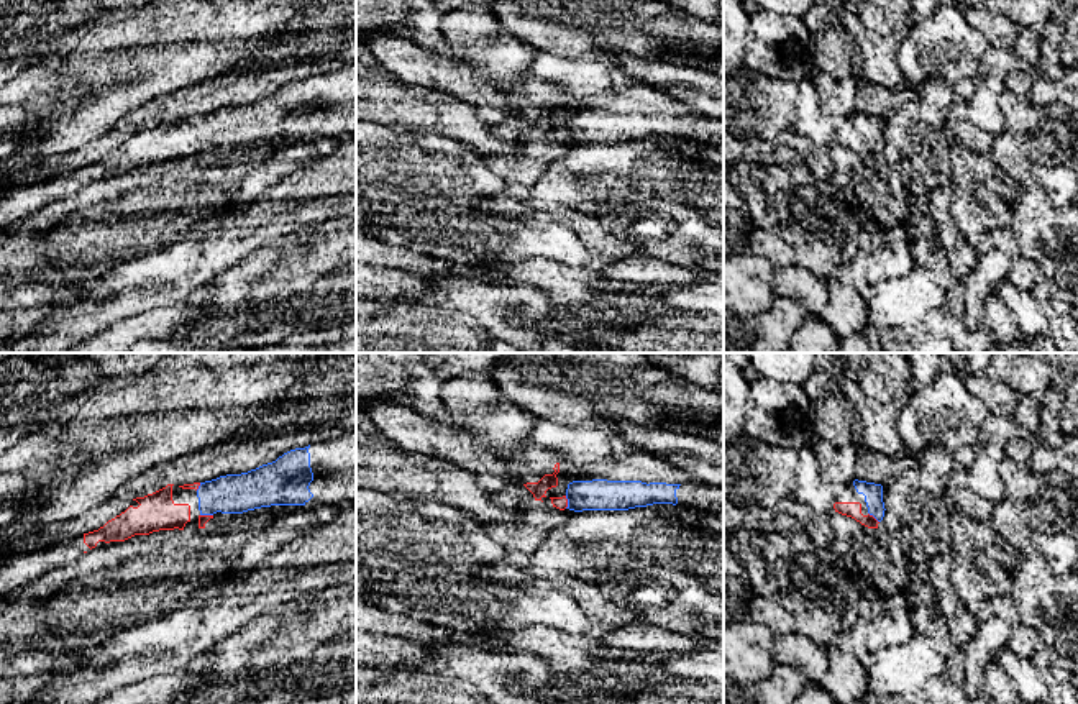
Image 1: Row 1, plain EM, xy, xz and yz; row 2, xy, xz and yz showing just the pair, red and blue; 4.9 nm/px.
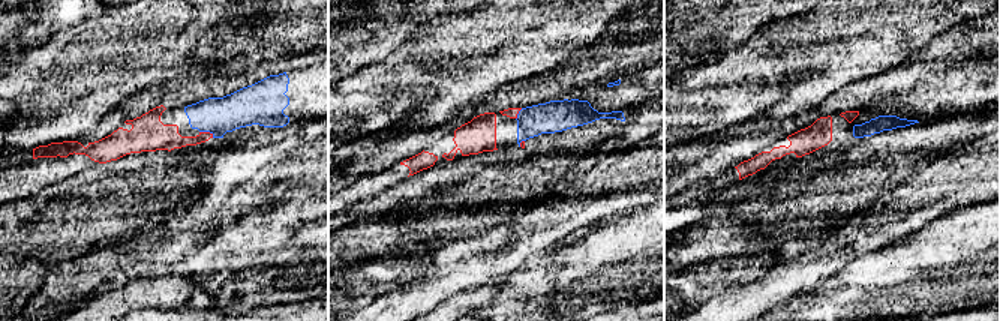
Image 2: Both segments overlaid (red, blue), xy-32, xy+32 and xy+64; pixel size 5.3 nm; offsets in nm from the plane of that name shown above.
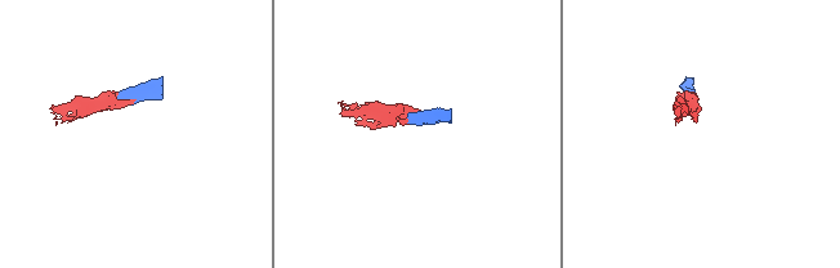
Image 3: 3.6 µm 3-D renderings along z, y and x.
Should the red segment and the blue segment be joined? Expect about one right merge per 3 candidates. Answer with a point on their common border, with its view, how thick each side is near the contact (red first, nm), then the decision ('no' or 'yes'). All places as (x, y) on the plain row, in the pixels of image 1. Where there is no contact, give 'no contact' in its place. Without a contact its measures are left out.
meets red in xz at (566, 135); 60 nm thick on the red side, 160 nm on the other; yes

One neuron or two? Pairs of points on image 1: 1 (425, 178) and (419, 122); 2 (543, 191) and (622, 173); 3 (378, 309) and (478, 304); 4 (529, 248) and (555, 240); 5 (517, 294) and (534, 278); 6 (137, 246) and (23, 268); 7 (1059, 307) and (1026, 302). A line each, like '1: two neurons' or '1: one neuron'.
1: two neurons
2: one neuron
3: two neurons
4: one neuron
5: two neurons
6: one neuron
7: one neuron

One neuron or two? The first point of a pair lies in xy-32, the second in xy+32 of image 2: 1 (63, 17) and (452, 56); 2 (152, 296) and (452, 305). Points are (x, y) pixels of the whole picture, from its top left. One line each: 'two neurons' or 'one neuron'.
1: two neurons
2: one neuron

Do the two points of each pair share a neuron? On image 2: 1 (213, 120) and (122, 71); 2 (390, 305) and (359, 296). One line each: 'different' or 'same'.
1: different
2: different

